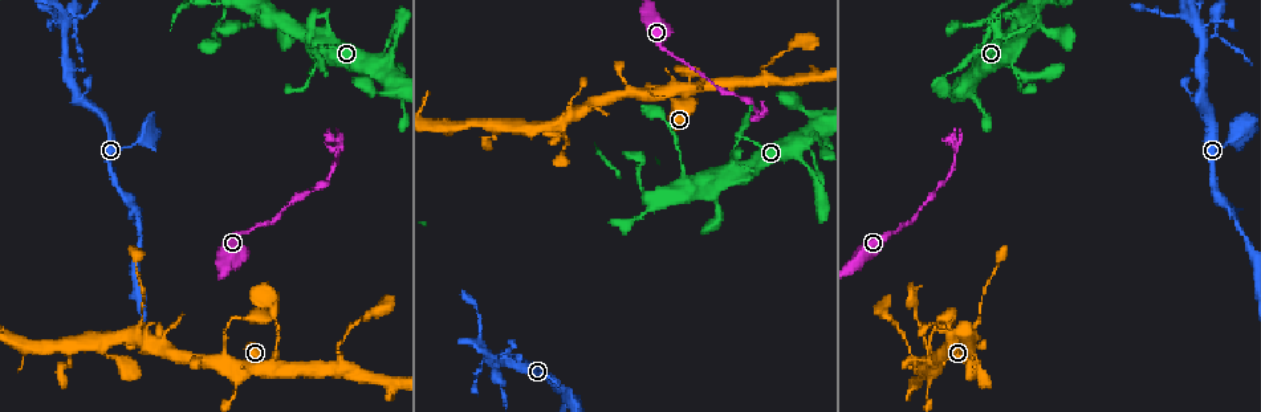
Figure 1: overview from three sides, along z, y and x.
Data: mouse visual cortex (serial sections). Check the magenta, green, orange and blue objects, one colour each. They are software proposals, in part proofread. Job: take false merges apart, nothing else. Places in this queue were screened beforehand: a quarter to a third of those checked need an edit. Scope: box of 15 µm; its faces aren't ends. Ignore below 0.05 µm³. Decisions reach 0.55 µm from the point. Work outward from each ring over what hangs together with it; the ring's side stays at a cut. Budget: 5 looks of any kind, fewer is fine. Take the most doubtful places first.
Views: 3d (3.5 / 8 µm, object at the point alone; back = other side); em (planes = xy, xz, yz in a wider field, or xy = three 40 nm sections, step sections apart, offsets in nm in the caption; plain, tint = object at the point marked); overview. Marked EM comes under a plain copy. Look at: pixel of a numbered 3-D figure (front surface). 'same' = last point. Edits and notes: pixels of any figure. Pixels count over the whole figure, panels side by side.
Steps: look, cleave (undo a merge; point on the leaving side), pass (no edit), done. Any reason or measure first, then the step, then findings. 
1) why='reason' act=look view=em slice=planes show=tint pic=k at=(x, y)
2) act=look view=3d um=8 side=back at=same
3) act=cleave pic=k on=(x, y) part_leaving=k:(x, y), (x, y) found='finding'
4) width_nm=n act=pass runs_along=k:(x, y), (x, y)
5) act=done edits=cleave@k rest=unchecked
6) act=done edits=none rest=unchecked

why='arms part here' act=look view=3d um=3.5 pic=1 at=(487, 361)

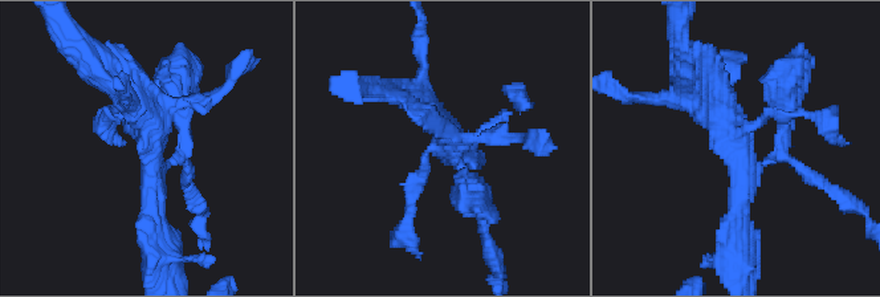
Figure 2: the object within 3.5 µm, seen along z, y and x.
why='shape alone is not enough' act=look view=em slice=planes show=tint pic=2 at=(740, 170)

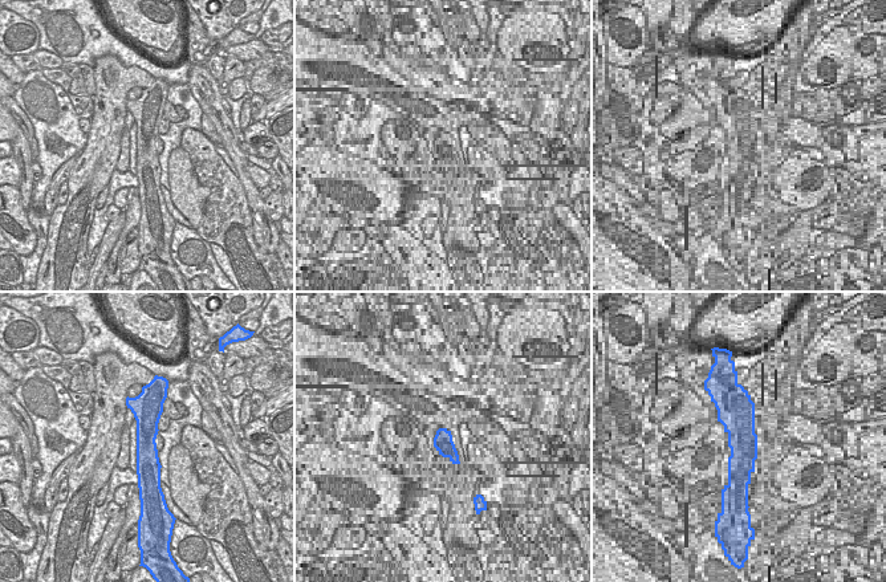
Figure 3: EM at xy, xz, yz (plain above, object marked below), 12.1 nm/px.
act=pass runs_along=3:(142, 398), (146, 408), (150, 483) found='one cell here'

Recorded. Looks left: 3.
why='narrows sharply' act=look view=3d um=3.5 pic=1 at=(954, 158)

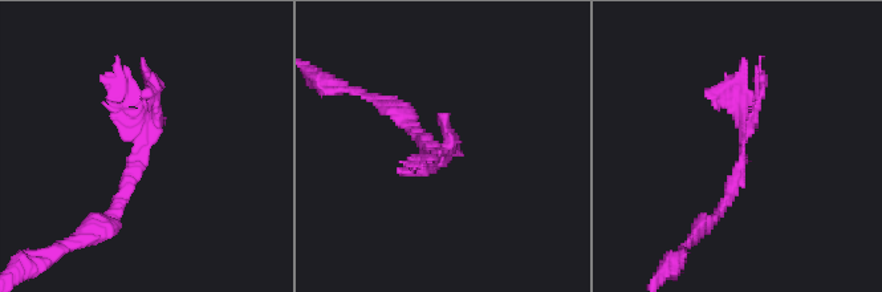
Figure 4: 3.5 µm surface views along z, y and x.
why='shape alone is not enough' act=look view=em slice=xy step=1 show=tint pic=4 at=(141, 144)

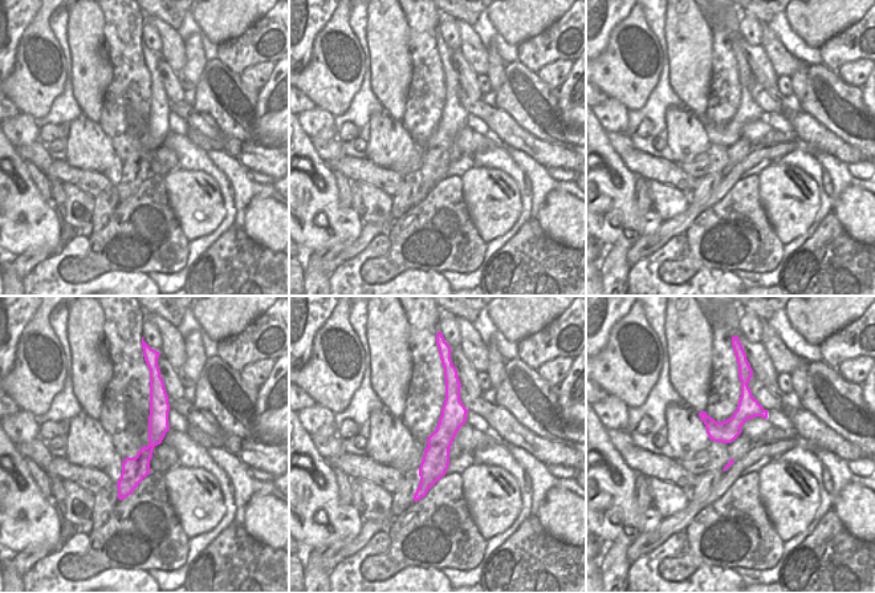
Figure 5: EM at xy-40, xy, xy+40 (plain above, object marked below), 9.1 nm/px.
why='cut it another way' act=look view=em slice=planes show=tint at=same

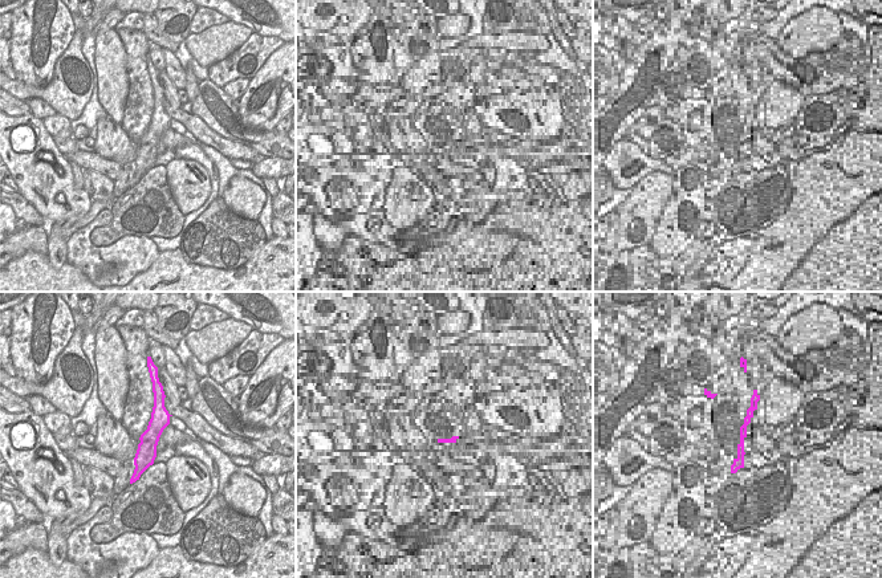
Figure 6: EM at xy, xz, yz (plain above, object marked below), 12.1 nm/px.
act=cleave pic=4 on=(739, 101) part_leaving=4:(743, 144), (743, 57) found='two cells meet here'

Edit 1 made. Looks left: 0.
act=done edits=cleave@4 rest=unchecked

